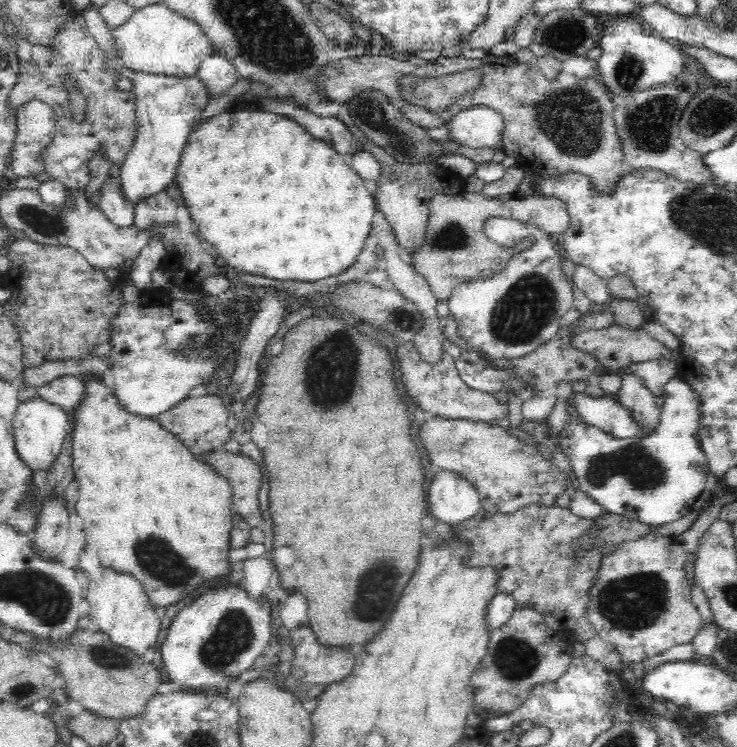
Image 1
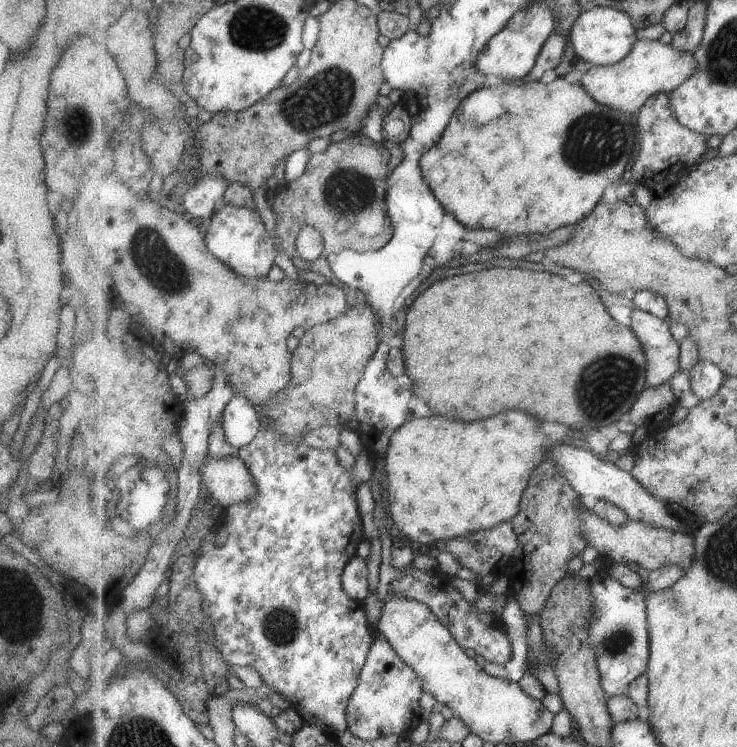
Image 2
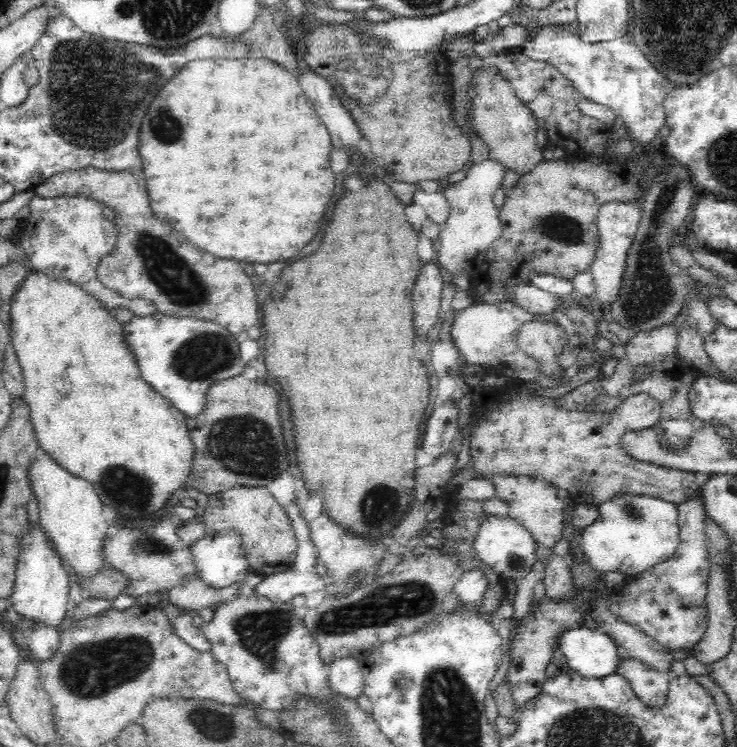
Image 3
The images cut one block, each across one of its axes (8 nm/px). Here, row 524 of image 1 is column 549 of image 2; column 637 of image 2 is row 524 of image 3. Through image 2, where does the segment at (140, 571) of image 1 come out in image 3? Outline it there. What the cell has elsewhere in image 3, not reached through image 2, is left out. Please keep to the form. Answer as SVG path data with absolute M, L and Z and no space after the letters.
M34 271L24 279L24 282L21 282L20 288L14 295L13 303L11 304L10 318L12 320L10 340L19 365L22 367L24 377L24 394L22 397L29 406L34 434L38 439L39 446L41 446L40 451L48 453L52 457L52 460L56 464L59 464L59 467L62 469L88 481L94 487L101 503L112 509L118 521L123 521L125 524L129 524L129 526L136 526L136 528L146 528L146 526L154 523L163 512L162 508L168 502L168 498L178 488L185 488L186 479L190 475L190 472L192 472L195 448L185 414L174 408L172 403L160 396L158 392L148 388L148 383L144 382L144 379L141 377L138 365L136 365L135 356L126 347L126 342L124 342L123 324L117 322L110 311L102 307L100 301L80 290L80 287L72 283L68 284L68 282L64 282L64 279L47 277L40 271Z

